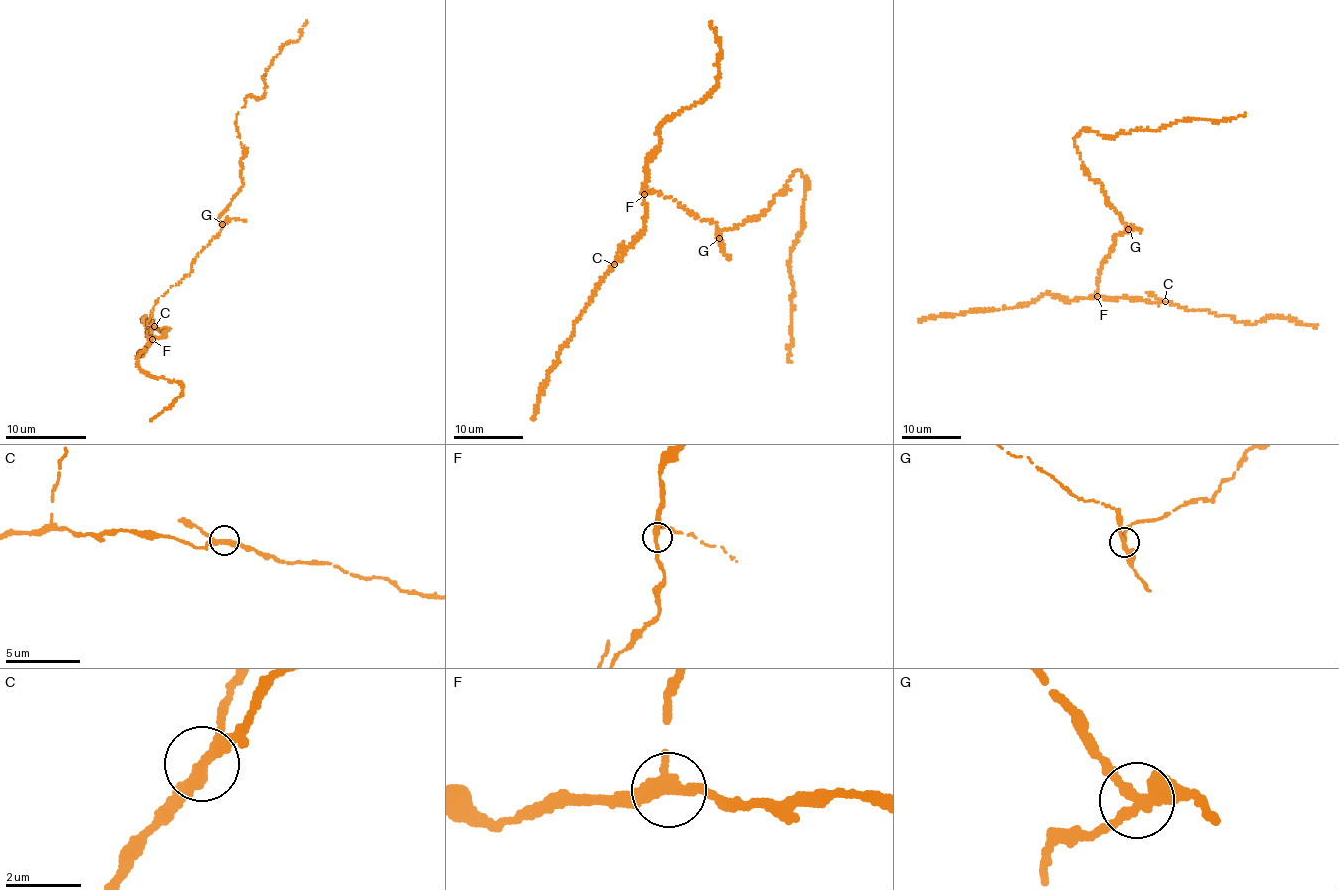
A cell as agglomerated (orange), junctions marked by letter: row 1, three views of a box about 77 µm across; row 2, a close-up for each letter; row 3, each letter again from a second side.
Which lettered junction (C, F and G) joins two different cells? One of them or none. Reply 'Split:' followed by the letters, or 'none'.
Split: G

